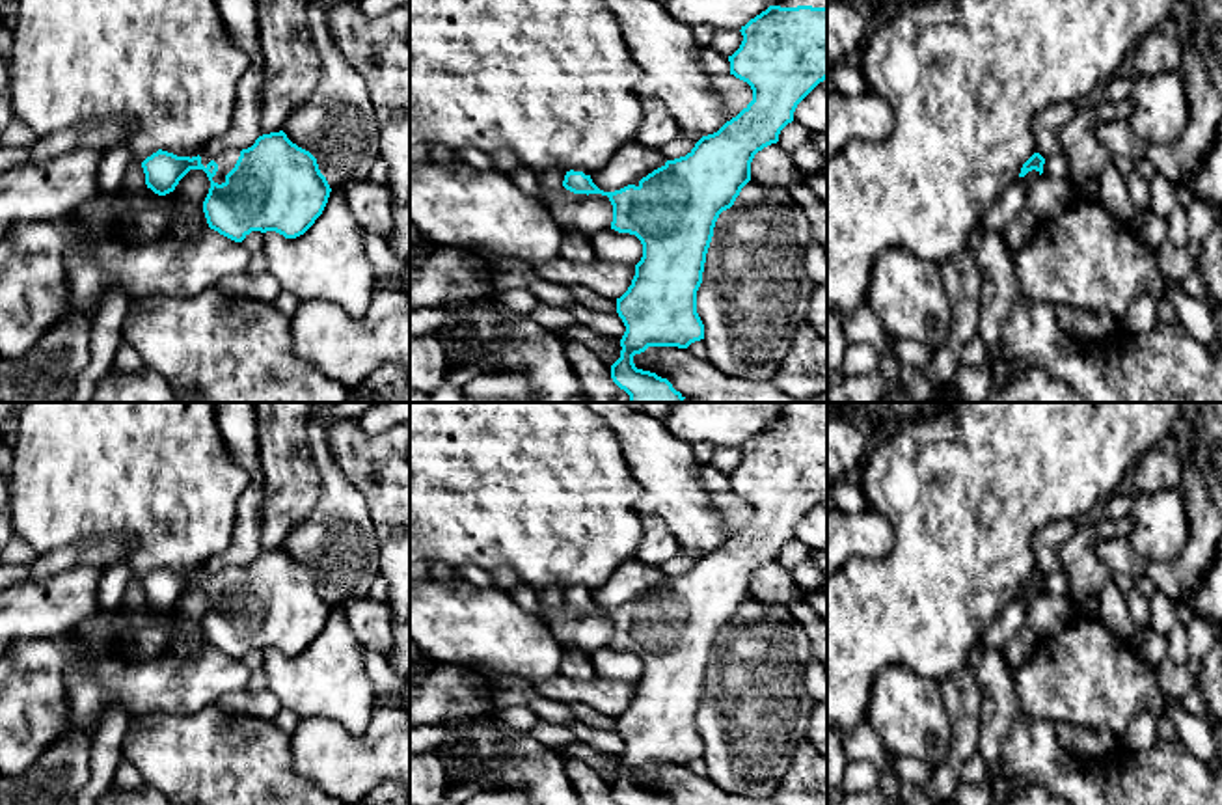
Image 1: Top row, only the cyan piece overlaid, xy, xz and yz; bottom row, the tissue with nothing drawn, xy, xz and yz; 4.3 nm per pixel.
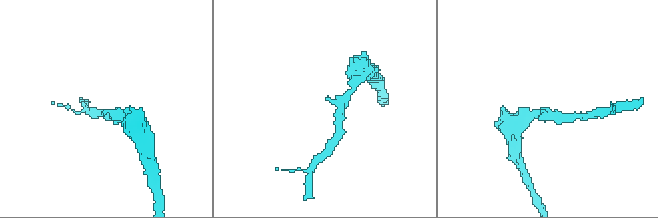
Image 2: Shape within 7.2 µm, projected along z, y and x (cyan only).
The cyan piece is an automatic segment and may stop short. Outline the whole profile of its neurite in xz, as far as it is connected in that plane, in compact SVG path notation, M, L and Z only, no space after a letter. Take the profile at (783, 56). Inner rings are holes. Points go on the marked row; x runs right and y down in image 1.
M777 0L740 32L743 41L728 56L730 75L751 86L753 101L736 117L717 132L702 136L686 157L667 160L643 177L637 186L604 192L591 175L574 170L563 181L574 194L607 196L613 205L611 229L635 235L643 244L631 285L617 298L617 313L626 332L620 358L611 365L611 378L630 395L630 402L684 402L686 397L667 378L637 369L633 356L648 347L687 348L704 339L697 291L715 222L751 181L754 155L779 142L781 130L794 121L797 104L827 78L827 0Z

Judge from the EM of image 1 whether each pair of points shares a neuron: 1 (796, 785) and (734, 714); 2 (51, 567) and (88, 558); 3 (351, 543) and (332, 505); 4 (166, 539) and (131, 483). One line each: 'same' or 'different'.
1: different
2: same
3: same
4: same

